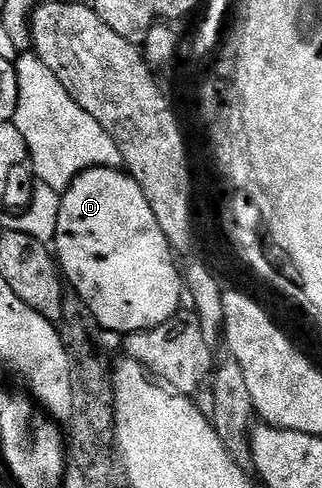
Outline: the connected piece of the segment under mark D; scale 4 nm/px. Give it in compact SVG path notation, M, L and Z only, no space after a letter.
M121 168L117 169L89 169L74 179L66 190L61 194L62 202L60 203L60 219L56 219L56 235L52 242L56 250L56 260L61 268L62 276L68 282L69 288L78 293L88 303L92 315L96 315L99 326L103 330L111 329L114 333L129 335L139 333L145 329L154 329L158 325L168 323L183 308L182 297L184 301L184 277L180 272L180 265L174 262L176 257L175 250L171 249L164 231L160 231L160 223L156 223L156 215L152 215L152 207L148 199L144 199L144 191L130 177L129 173Z

